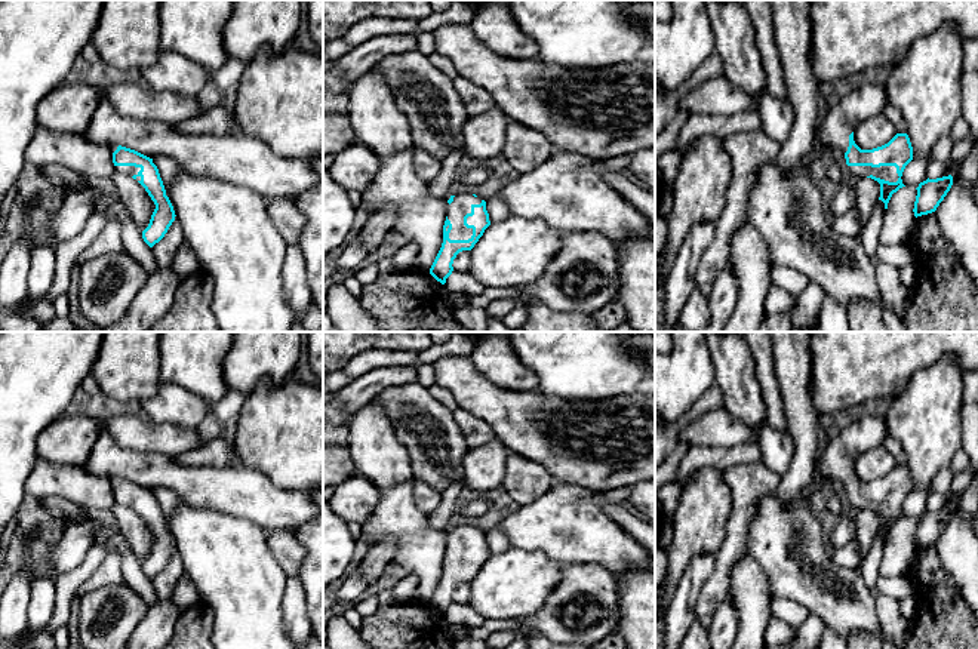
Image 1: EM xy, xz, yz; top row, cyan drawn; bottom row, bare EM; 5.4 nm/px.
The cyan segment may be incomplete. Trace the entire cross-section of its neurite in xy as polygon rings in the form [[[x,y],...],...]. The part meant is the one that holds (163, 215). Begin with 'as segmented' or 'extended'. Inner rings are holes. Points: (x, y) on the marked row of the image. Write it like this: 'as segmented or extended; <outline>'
extended; [[[113,145],[111,151],[116,173],[123,173],[136,179],[156,204],[150,224],[142,231],[144,242],[153,247],[164,237],[176,216],[173,206],[166,196],[159,169],[153,163],[153,159],[135,150]]]

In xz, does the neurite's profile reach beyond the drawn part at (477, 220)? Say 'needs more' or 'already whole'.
needs more

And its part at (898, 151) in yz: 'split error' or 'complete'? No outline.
split error

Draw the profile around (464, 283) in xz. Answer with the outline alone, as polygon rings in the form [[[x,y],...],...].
[[[452,271],[452,274],[446,279],[445,284],[449,293],[462,293],[465,296],[480,295],[486,289],[468,271],[467,273]]]

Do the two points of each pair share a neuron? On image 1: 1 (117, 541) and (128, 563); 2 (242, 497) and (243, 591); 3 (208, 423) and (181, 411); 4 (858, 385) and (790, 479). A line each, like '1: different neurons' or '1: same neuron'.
1: same neuron
2: different neurons
3: different neurons
4: different neurons

